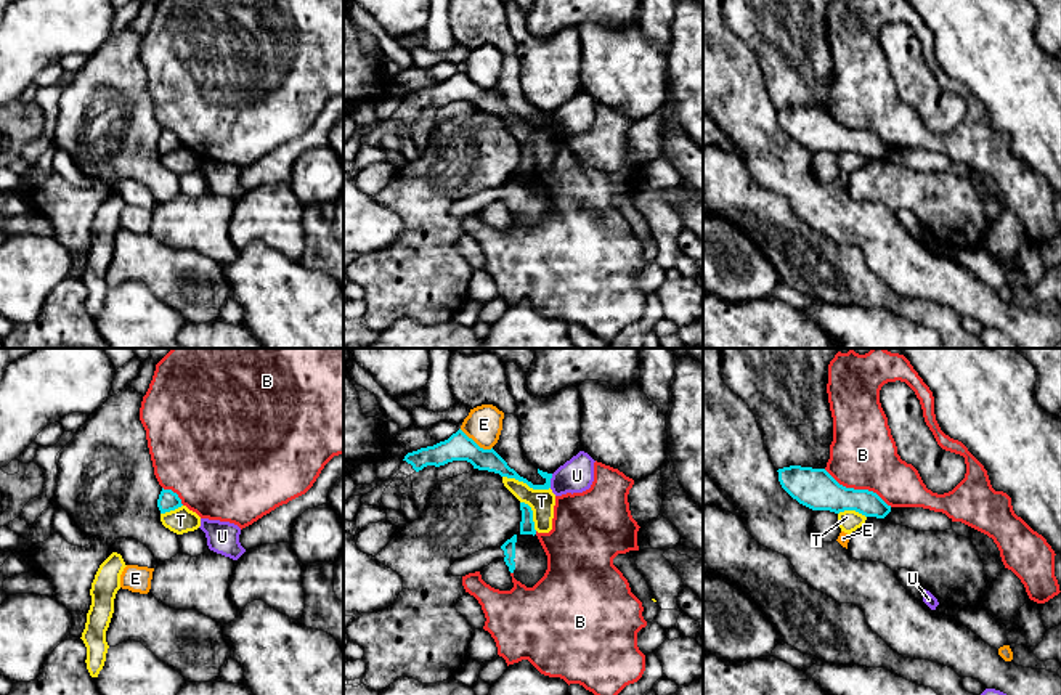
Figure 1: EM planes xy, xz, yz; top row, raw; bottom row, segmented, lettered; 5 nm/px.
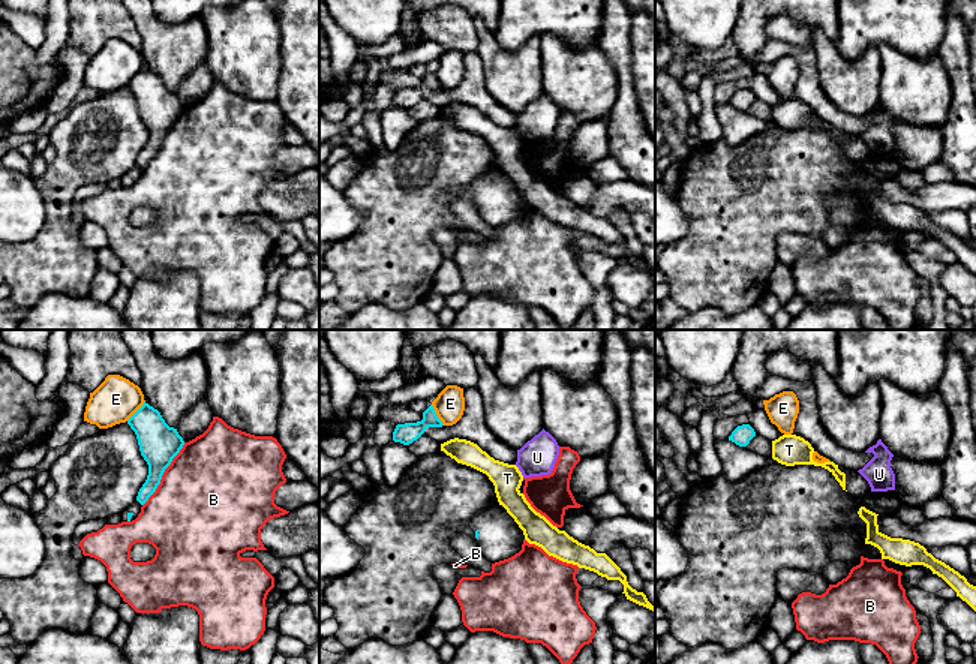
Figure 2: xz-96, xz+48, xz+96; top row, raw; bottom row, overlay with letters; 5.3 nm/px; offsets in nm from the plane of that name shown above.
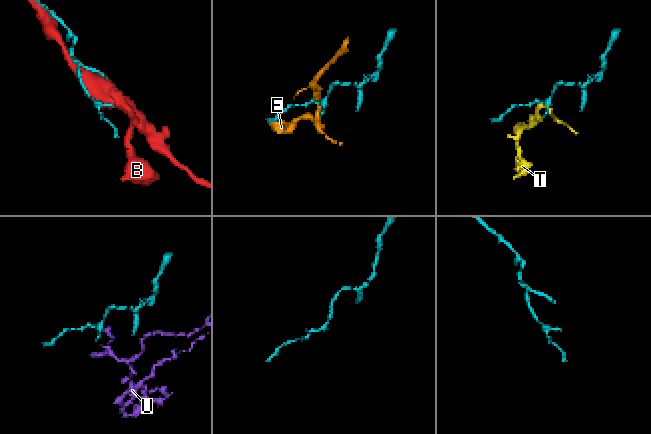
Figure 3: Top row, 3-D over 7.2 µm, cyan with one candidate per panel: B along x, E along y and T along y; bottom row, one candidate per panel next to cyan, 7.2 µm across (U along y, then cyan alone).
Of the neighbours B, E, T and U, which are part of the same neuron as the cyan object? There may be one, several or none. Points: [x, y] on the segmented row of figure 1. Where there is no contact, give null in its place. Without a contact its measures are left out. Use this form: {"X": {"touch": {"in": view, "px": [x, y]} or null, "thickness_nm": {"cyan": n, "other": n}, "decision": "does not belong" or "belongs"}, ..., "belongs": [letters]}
{"B": {"touch": {"in": "yz", "px": [857, 490]}, "thickness_nm": {"cyan": 200, "other": 340}, "decision": "does not belong"}, "E": {"touch": {"in": "xz", "px": [474, 442]}, "thickness_nm": {"cyan": 140, "other": 190}, "decision": "does not belong"}, "T": {"touch": {"in": "xz", "px": [527, 483]}, "thickness_nm": {"cyan": 110, "other": 130}, "decision": "does not belong"}, "U": {"touch": {"in": "xz", "px": [549, 480]}, "thickness_nm": {"cyan": 70, "other": 170}, "decision": "does not belong"}, "belongs": []}

